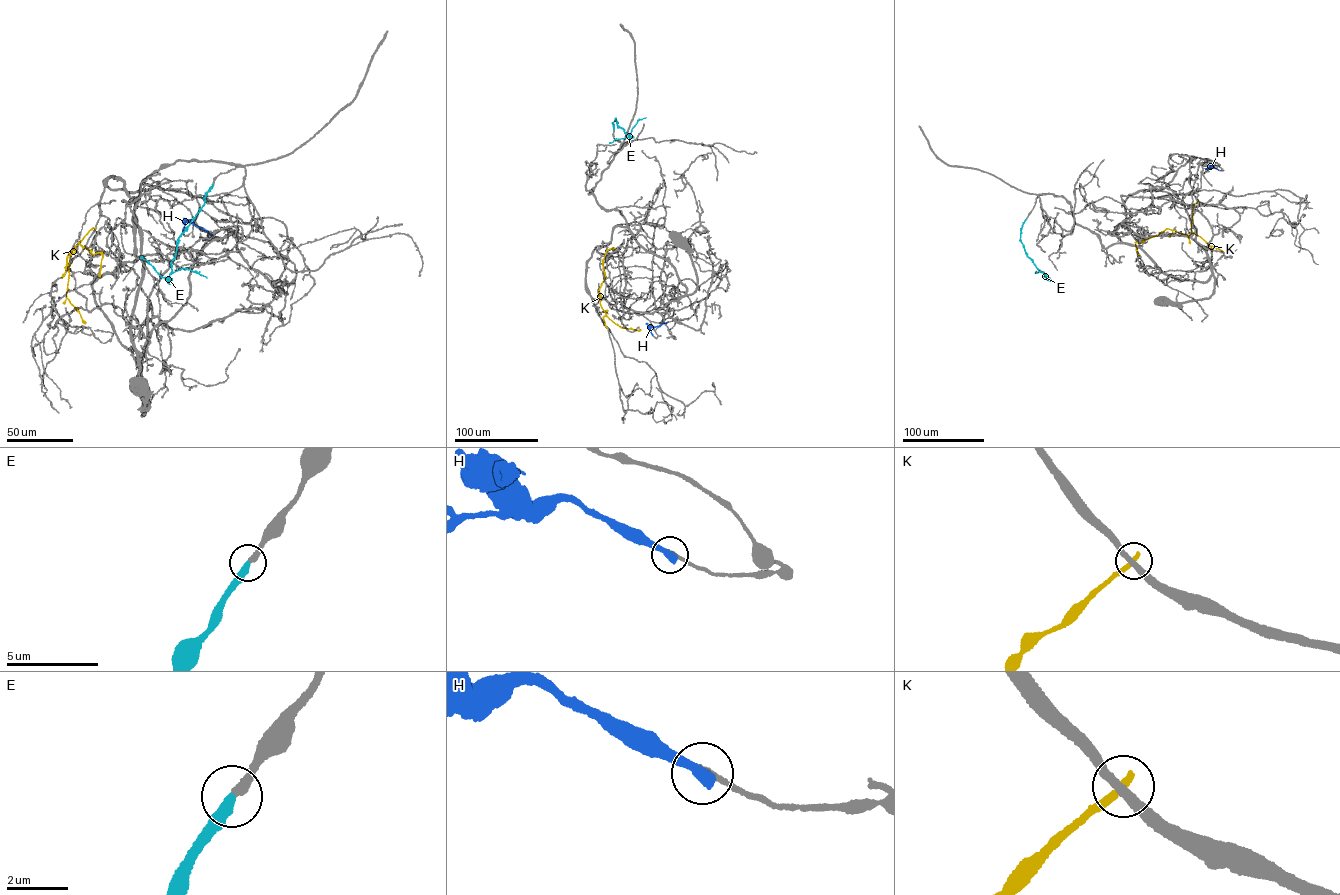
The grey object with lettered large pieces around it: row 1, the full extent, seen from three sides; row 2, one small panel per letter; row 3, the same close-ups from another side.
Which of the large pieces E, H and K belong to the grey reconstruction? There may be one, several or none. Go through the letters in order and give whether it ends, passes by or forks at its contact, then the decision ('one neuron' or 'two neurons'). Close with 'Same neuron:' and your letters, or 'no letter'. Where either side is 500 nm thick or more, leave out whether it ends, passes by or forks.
E: it ends there; one neuron
H: two neurons
K: it ends there; two neurons
Same neuron: E

